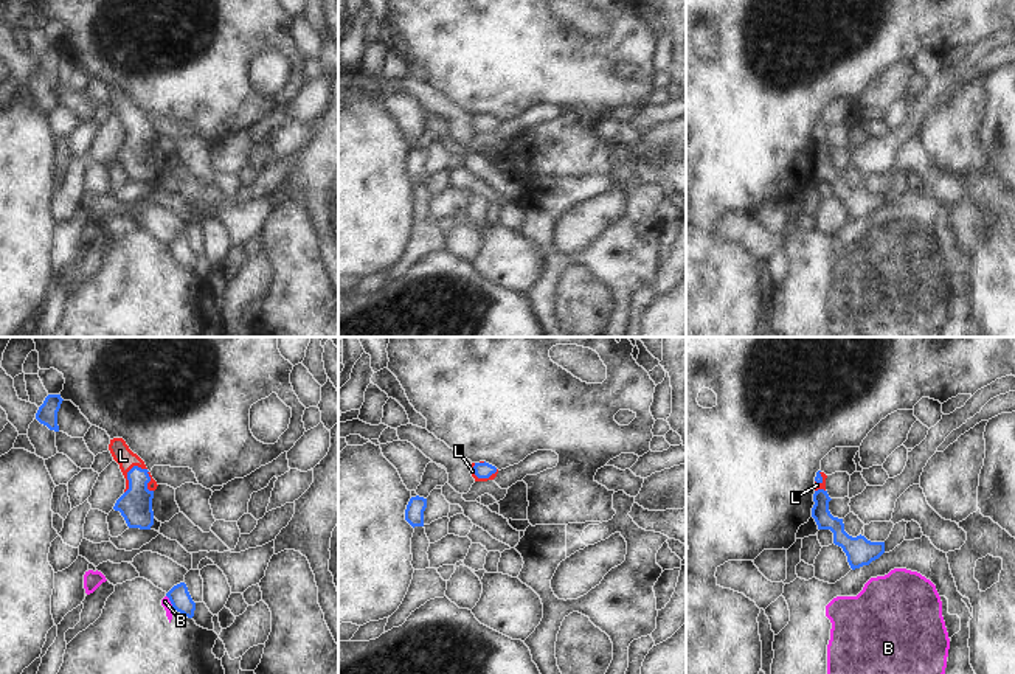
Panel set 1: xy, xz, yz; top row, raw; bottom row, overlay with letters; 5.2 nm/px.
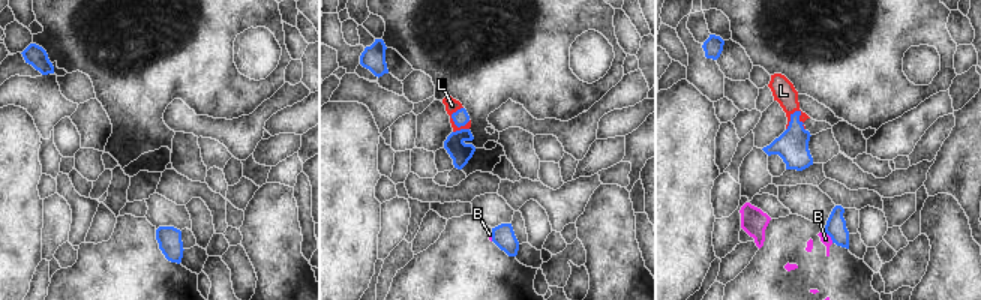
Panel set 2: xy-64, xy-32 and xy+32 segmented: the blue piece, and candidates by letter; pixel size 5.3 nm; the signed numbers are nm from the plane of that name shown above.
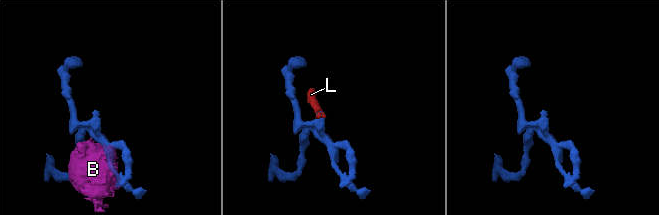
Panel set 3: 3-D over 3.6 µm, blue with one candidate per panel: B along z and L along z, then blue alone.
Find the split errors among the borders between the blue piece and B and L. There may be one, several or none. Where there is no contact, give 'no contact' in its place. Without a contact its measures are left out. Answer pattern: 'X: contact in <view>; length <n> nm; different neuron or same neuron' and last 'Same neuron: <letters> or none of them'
B: contact in xy; length 80 nm; different neuron
L: contact in xy; length 180 nm; same neuron
Same neuron: L

